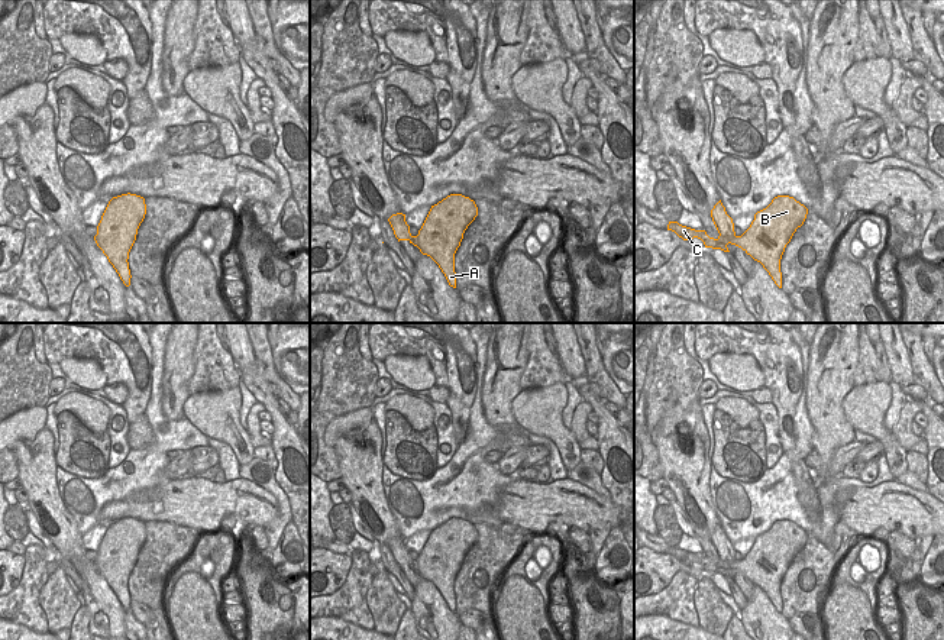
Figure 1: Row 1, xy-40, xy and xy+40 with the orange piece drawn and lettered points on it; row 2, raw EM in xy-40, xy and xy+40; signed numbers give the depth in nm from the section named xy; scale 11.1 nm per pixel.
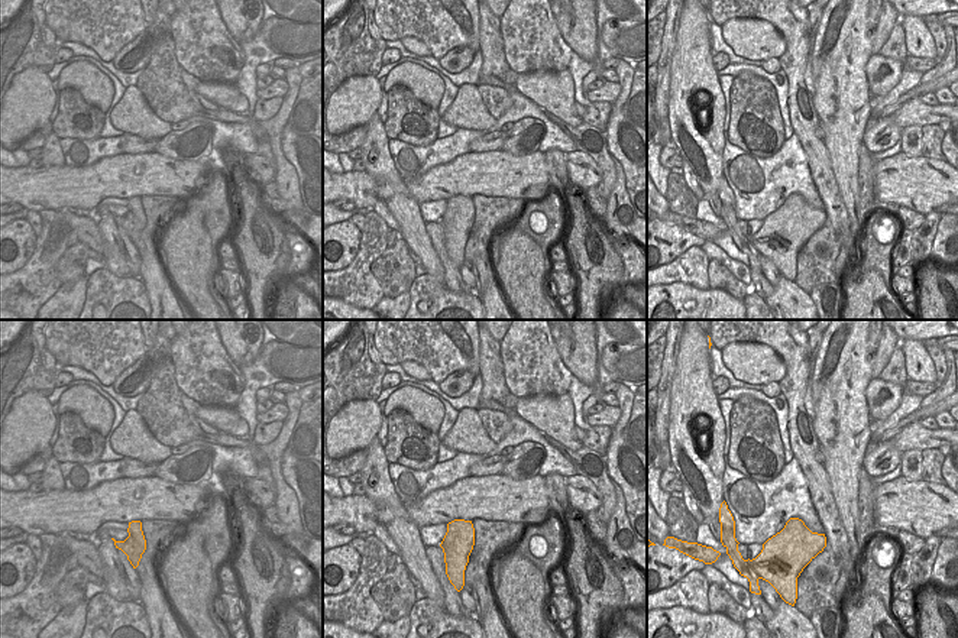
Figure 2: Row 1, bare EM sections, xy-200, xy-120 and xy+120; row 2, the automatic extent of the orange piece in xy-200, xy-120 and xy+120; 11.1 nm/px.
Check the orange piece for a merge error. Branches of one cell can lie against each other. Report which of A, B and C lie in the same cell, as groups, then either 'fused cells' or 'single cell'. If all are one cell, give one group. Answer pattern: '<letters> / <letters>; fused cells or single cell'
A B / C; fused cells

